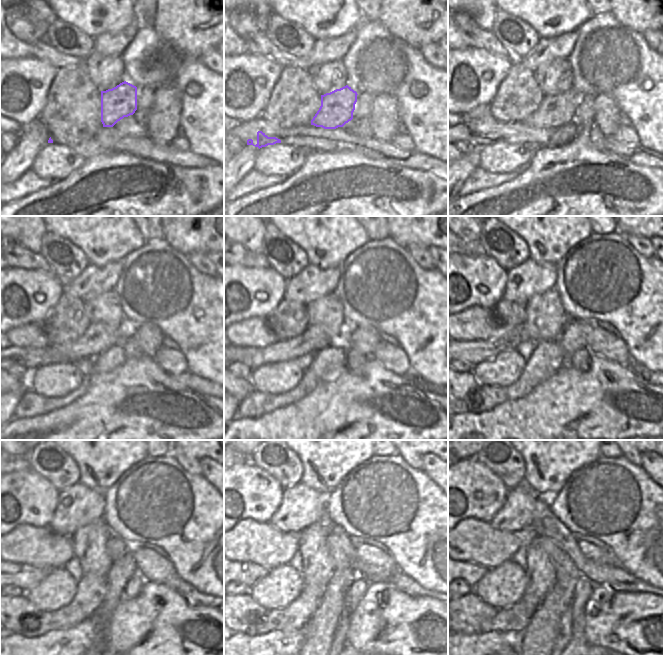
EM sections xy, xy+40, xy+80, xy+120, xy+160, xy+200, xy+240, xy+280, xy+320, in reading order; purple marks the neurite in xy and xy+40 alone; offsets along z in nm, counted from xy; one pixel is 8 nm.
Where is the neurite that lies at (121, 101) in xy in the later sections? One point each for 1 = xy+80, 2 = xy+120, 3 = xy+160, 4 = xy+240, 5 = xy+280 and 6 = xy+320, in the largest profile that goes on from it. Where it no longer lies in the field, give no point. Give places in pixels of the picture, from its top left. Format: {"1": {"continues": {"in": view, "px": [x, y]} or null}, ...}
{"1": {"continues": {"in": "xy+80", "px": [554, 111]}}, "2": {"continues": {"in": "xy+120", "px": [98, 337]}}, "3": {"continues": {"in": "xy+160", "px": [313, 339]}}, "4": {"continues": {"in": "xy+240", "px": [25, 576]}}, "5": {"continues": {"in": "xy+280", "px": [248, 574]}}, "6": {"continues": {"in": "xy+320", "px": [469, 572]}}}

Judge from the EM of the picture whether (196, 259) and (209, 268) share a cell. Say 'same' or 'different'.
same

